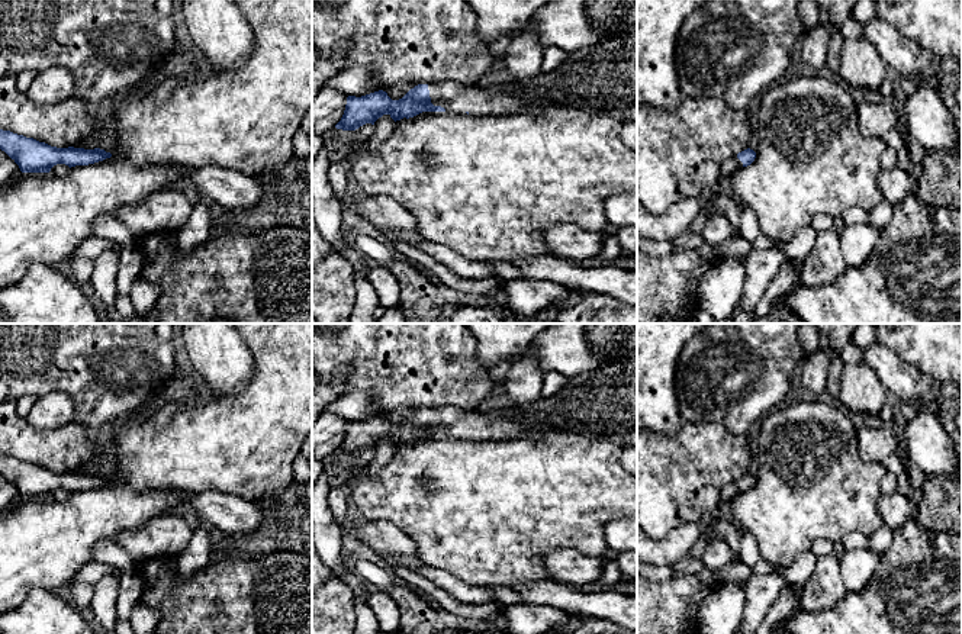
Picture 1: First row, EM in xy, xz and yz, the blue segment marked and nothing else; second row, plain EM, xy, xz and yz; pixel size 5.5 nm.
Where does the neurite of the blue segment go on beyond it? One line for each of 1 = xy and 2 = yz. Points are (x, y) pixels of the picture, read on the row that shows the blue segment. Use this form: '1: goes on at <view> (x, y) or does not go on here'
1: does not go on here
2: goes on at yz (732, 164)

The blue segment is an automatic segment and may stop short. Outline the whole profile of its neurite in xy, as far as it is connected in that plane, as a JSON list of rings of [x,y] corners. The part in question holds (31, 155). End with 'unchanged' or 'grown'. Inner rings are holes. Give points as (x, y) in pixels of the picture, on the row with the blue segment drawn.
[[[0,129],[0,149],[19,165],[22,173],[49,173],[57,164],[65,164],[71,168],[112,157],[110,152],[100,148],[57,148],[3,129]]]; unchanged

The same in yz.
[[[750,148],[739,152],[736,157],[731,157],[723,162],[721,167],[721,176],[724,177],[731,177],[736,170],[740,167],[747,167],[750,165],[756,158],[756,152]]]; grown

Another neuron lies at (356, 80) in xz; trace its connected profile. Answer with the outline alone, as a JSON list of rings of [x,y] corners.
[[[348,67],[334,78],[325,83],[335,90],[344,91],[348,96],[361,97],[374,91],[379,91],[376,77],[367,67]]]

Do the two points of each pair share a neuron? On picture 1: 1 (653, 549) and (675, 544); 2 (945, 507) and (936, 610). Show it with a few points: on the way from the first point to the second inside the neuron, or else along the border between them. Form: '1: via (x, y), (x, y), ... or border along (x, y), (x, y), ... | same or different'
1: via (659, 549), (669, 549) | same
2: border along (913, 518), (924, 528), (946, 533) | different

